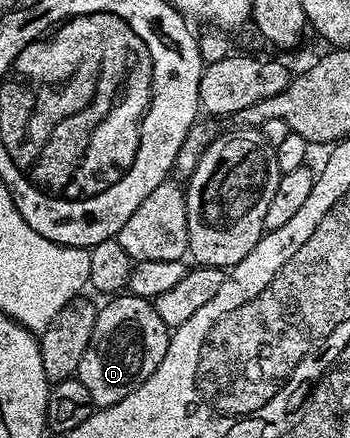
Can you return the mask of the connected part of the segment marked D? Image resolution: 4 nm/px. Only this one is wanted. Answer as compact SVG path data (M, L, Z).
M120 293L108 298L107 303L98 308L99 316L93 325L93 337L89 337L89 345L85 349L85 357L81 357L81 365L77 378L83 382L85 389L89 389L89 397L93 397L96 408L112 407L120 403L133 389L137 389L161 365L161 357L165 357L165 349L169 338L169 329L161 317L157 317L154 302L142 299L130 293Z

